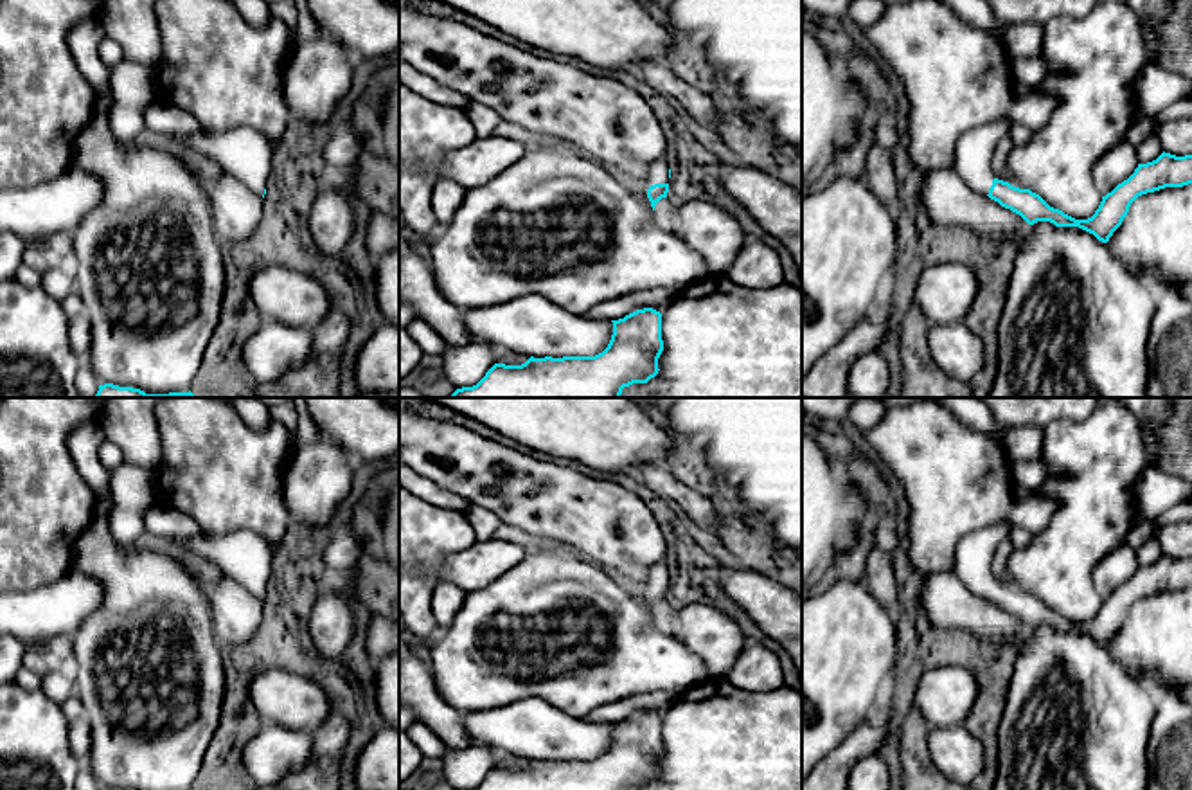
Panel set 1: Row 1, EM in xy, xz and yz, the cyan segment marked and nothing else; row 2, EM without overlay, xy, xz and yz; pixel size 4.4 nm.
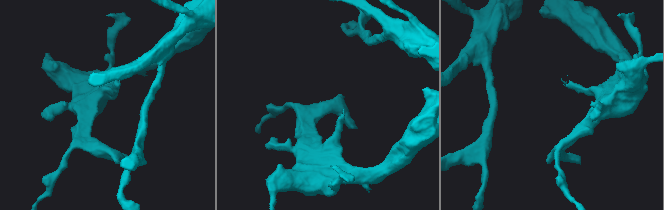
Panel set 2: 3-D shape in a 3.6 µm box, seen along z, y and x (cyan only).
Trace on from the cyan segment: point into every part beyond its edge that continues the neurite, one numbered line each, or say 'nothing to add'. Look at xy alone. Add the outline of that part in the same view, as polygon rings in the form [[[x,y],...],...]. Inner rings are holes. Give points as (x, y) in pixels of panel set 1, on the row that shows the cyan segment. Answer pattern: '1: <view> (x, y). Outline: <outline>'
nothing to add

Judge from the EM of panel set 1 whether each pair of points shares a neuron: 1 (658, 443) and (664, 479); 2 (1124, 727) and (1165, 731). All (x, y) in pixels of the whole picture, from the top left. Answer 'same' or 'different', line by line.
1: different
2: different

